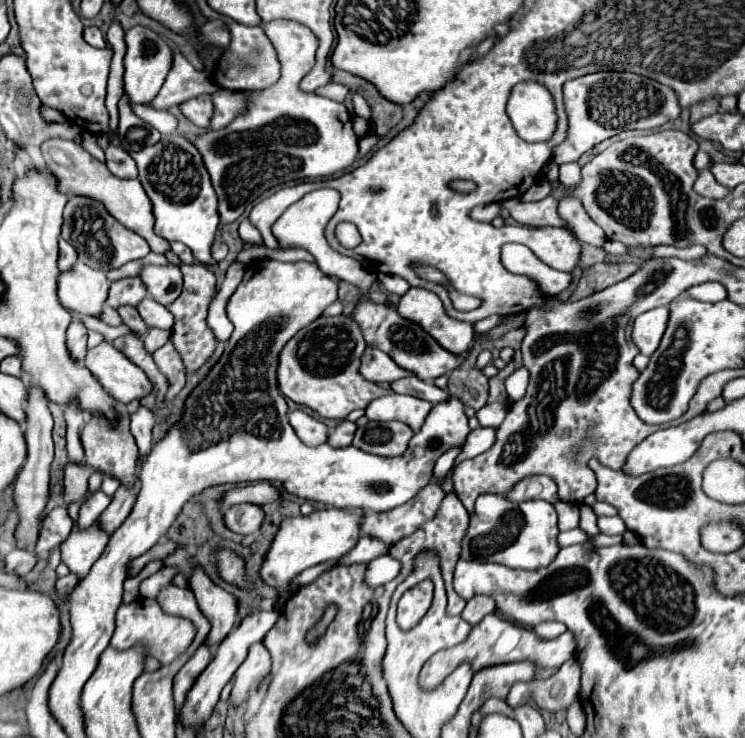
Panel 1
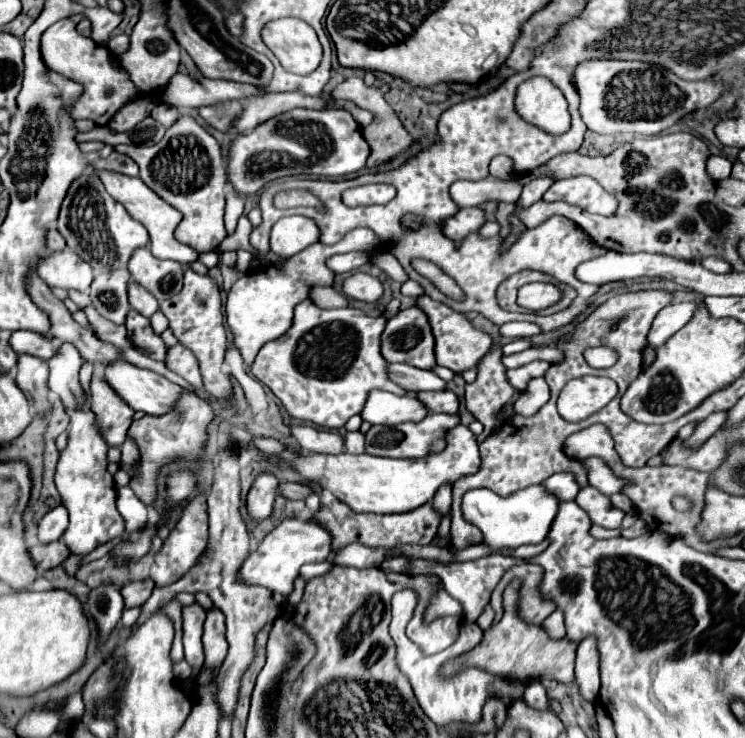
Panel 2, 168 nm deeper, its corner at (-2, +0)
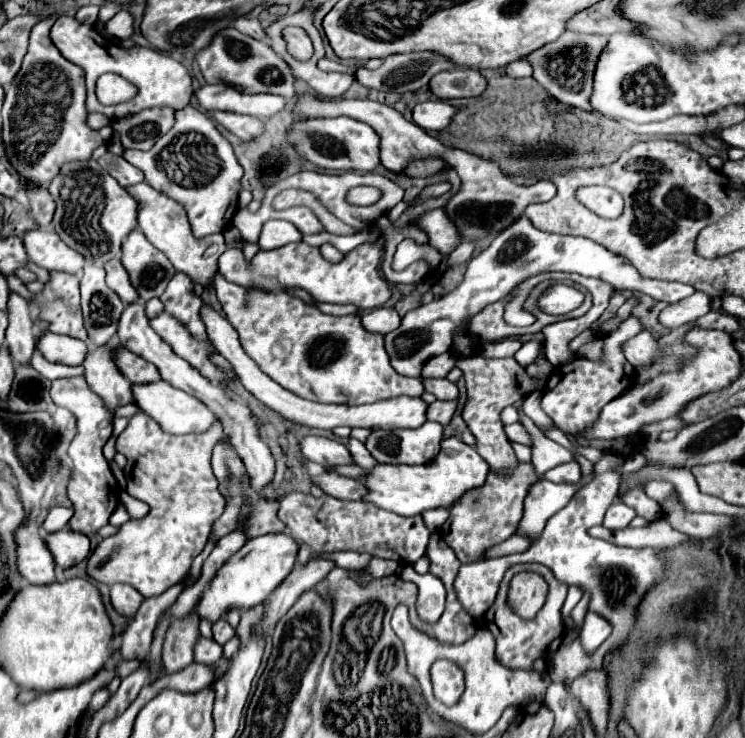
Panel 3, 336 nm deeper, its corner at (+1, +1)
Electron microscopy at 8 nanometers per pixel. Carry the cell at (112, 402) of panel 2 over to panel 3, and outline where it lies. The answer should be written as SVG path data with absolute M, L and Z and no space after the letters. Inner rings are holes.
M103 345L91 353L87 353L83 367L85 367L85 379L93 393L97 393L105 407L115 415L115 409L127 403L133 403L131 395L131 381L123 377L115 365L111 365L111 357L107 357L107 347Z

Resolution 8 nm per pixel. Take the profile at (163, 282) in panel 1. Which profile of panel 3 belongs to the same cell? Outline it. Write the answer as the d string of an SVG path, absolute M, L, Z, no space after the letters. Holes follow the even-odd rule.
M135 229L123 243L121 261L131 277L133 287L139 291L141 301L161 297L163 289L175 275L175 269L167 257L155 249L139 229Z

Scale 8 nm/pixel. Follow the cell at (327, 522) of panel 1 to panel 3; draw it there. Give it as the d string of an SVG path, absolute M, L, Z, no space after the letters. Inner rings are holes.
M267 533L261 537L249 539L235 553L235 557L231 557L231 561L227 561L227 565L219 569L211 585L201 595L201 601L195 607L195 611L199 613L199 617L217 621L219 617L223 617L225 609L229 607L249 609L249 607L263 603L271 595L271 591L277 585L281 585L281 581L291 573L297 553L299 553L299 543L287 533Z

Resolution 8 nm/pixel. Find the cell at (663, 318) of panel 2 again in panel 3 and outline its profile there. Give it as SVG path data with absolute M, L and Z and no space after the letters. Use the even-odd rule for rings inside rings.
M697 291L691 297L681 299L679 303L667 305L659 313L659 323L663 325L665 331L673 331L673 329L683 327L685 323L699 319L705 313L709 313L709 295Z

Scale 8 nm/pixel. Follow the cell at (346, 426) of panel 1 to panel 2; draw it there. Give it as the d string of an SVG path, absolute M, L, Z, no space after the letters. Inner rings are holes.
M348 432L344 436L344 446L348 454L362 454L364 452L364 436L360 432Z

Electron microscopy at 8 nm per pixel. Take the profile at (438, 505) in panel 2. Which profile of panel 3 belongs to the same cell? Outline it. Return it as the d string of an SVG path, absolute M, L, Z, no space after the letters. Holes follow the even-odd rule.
M445 507L429 509L427 513L423 513L423 521L425 521L425 525L427 525L431 531L441 529L441 525L447 521L447 517L449 517L449 509L445 509Z

